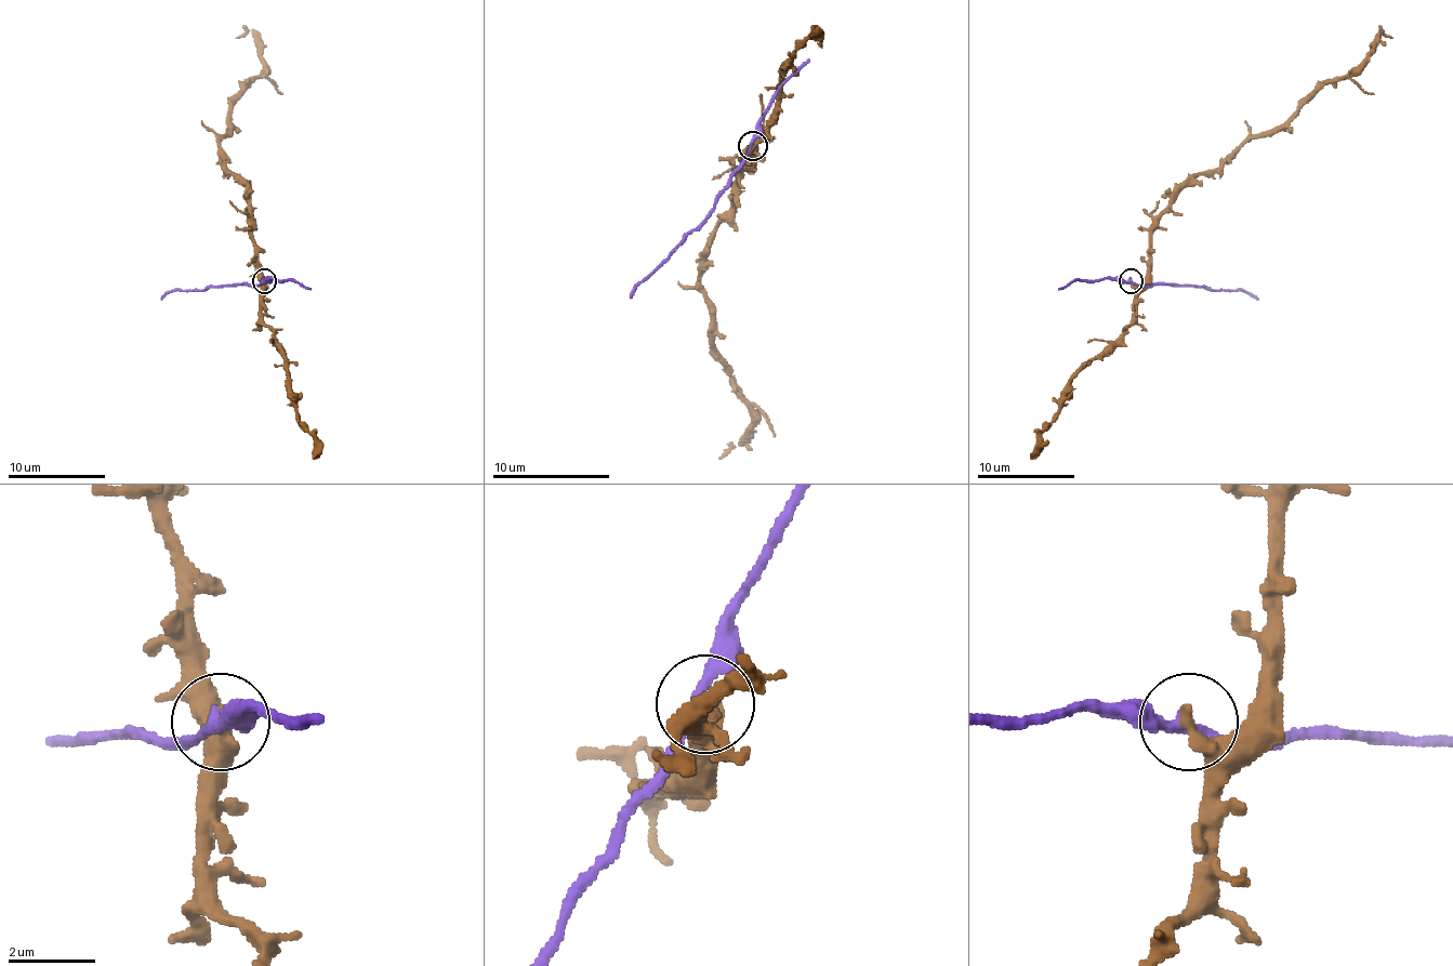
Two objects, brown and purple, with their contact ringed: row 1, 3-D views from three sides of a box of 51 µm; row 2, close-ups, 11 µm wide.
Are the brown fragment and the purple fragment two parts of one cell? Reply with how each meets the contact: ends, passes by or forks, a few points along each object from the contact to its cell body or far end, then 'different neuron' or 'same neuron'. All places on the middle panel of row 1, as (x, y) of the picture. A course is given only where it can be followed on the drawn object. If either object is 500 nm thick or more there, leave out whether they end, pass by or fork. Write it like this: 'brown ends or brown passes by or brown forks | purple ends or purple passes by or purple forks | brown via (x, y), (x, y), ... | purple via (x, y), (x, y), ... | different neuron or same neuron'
brown ends | purple passes by | brown via (754, 145), (739, 171), (736, 203), (718, 224), (701, 276), (710, 346), (751, 413), (751, 432), (718, 458) | purple via (754, 145), (715, 209), (631, 296) | different neuron

